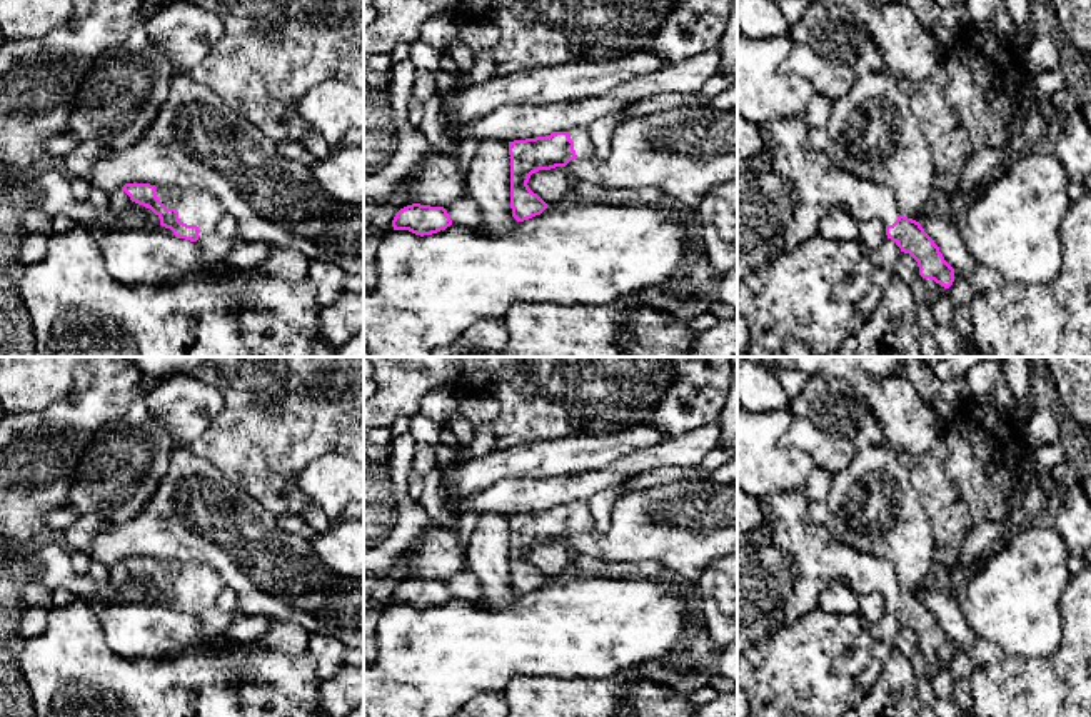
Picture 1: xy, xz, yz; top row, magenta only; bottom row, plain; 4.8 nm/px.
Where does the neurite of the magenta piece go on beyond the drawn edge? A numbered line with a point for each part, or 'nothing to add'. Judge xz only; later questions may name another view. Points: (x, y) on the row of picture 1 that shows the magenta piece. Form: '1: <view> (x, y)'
1: xz (583, 144)

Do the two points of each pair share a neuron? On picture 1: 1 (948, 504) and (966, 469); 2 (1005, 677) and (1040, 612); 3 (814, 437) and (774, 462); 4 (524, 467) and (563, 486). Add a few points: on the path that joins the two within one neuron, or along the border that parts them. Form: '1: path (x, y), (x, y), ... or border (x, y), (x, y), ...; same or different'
1: path (955, 496), (966, 477); same
2: border (980, 639), (991, 641), (1010, 654), (1055, 652); different
3: border (788, 411), (791, 426), (783, 441), (816, 466); different
4: border (586, 471), (568, 477), (507, 479); different

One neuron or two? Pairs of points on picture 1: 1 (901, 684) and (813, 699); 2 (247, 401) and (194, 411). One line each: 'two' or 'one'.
1: two
2: two

